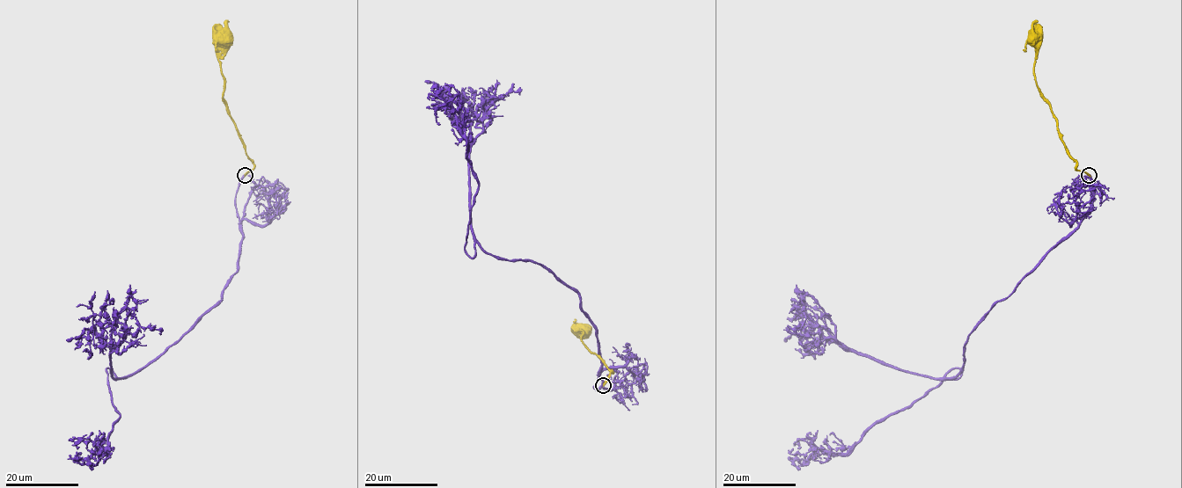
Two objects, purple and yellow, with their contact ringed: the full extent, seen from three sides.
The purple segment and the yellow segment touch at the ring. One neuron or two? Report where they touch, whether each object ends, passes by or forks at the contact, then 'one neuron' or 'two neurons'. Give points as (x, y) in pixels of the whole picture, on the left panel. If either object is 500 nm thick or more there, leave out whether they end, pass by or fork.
place (245, 175); purple passes by; yellow ends; one neuron

